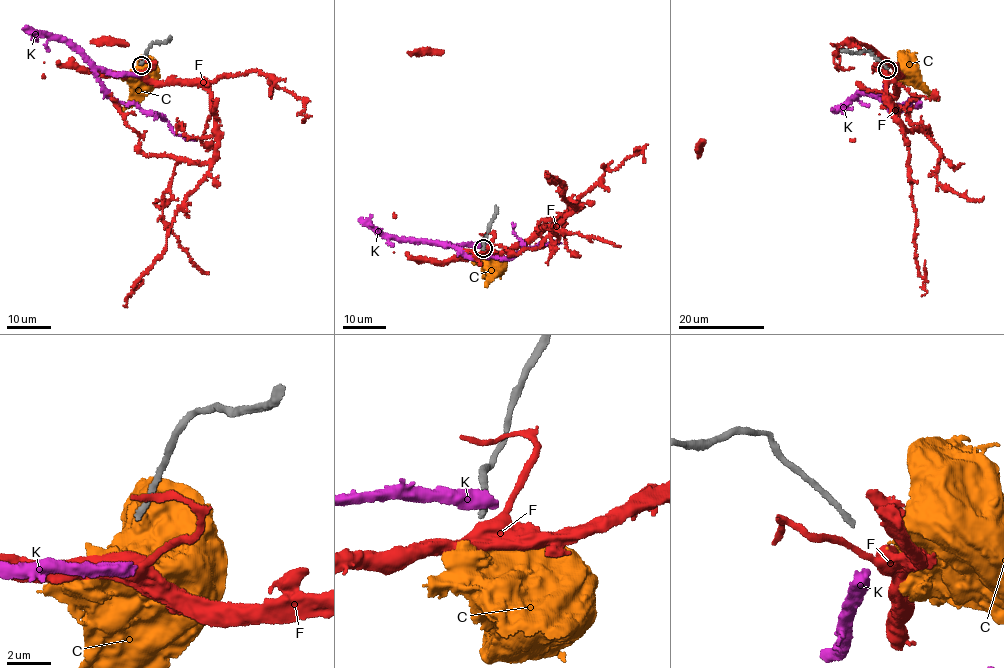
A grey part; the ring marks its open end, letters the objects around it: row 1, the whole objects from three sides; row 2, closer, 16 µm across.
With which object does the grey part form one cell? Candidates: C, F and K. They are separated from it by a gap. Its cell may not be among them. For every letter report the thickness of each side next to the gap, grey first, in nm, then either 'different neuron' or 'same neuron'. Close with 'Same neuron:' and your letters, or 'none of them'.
C: 260/650 nm | different neuron
F: 260/500 nm | different neuron
K: 260/500 nm | different neuron
Same neuron: none of them

